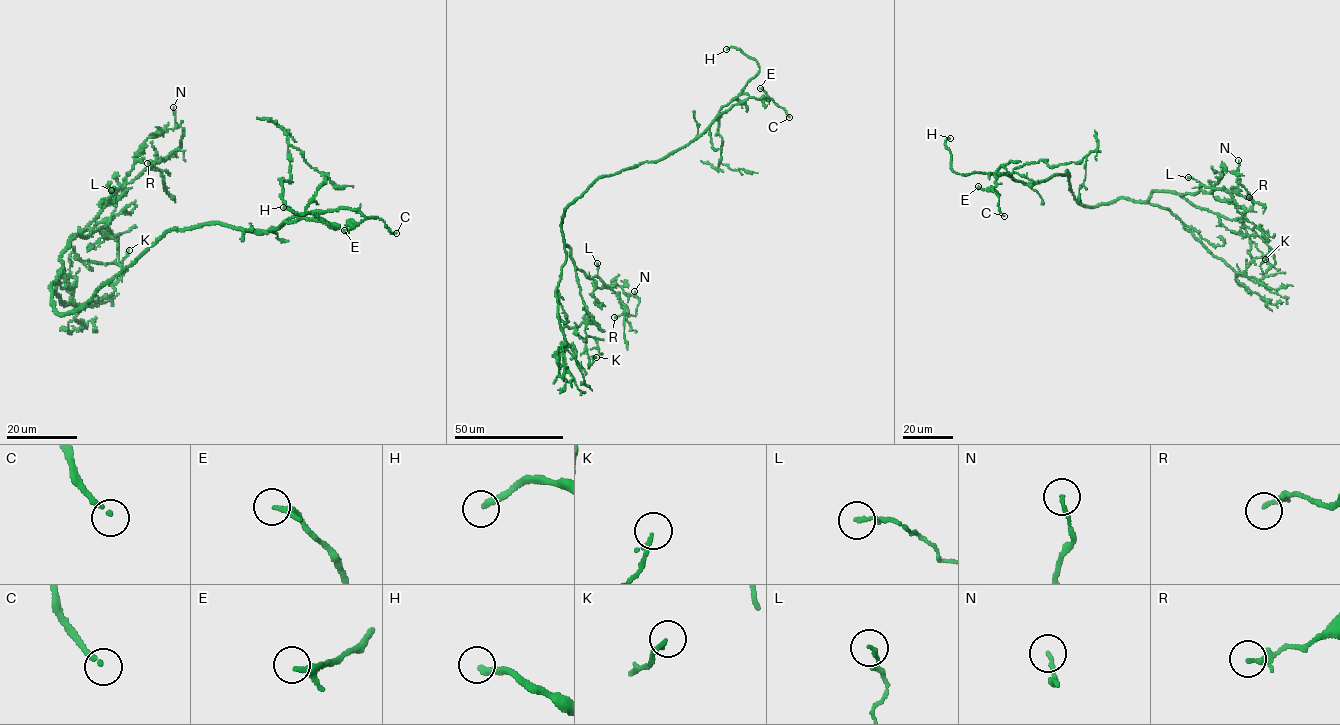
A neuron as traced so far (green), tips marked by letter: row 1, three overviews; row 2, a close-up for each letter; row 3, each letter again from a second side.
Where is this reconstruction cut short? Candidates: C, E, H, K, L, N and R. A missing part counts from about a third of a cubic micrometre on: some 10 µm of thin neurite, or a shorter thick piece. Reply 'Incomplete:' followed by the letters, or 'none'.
Incomplete: C, E, H

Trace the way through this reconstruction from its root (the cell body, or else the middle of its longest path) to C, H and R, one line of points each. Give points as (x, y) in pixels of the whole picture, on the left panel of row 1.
C: (106, 284), (168, 230), (220, 223), (260, 234), (291, 217), (344, 207), (380, 219), (389, 231), (396, 233)
H: (106, 284), (168, 230), (220, 223), (260, 234), (303, 217), (339, 228), (313, 214), (283, 207)
R: (106, 284), (88, 304), (56, 312), (52, 282), (70, 240), (88, 227), (117, 189), (161, 159), (147, 163)

